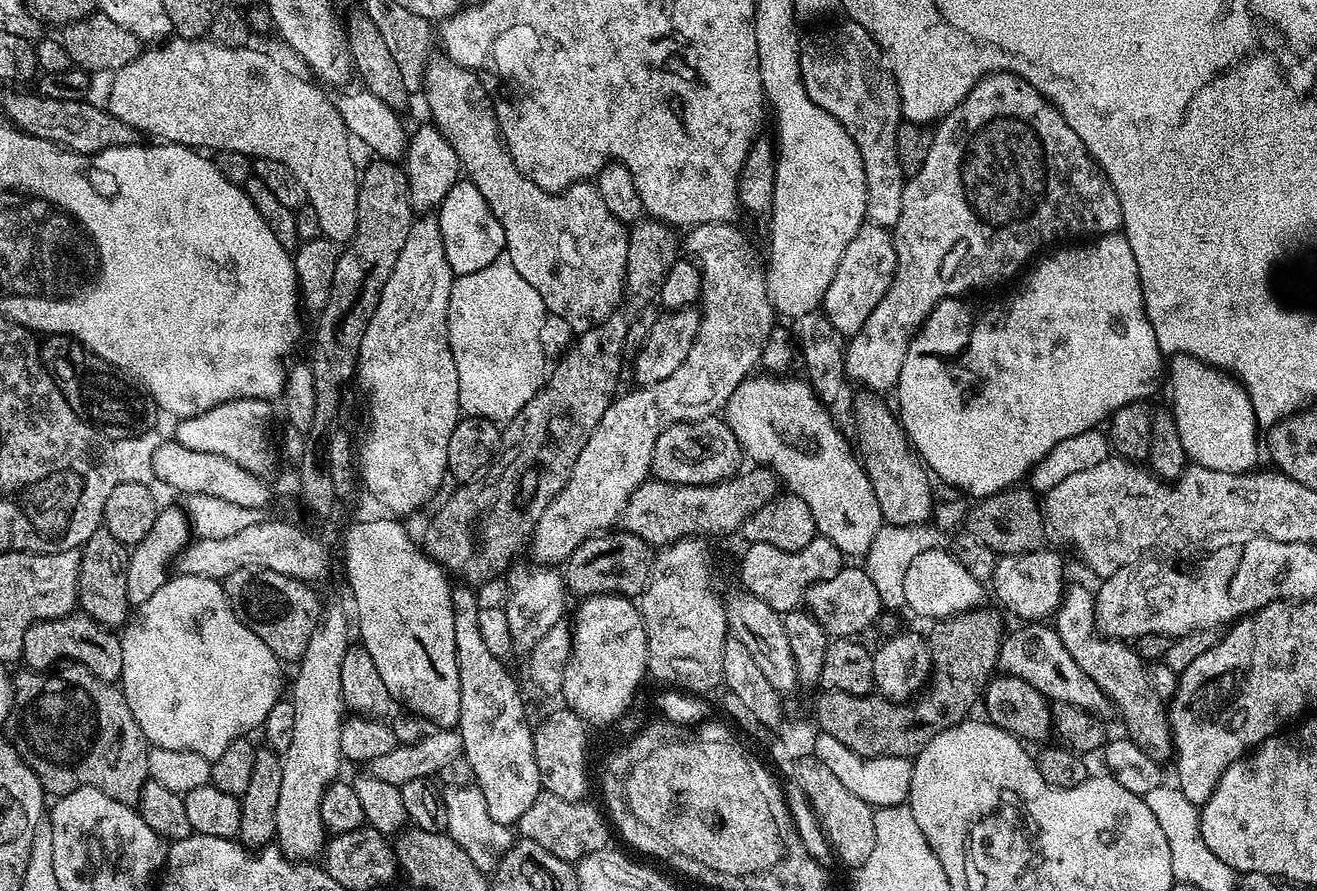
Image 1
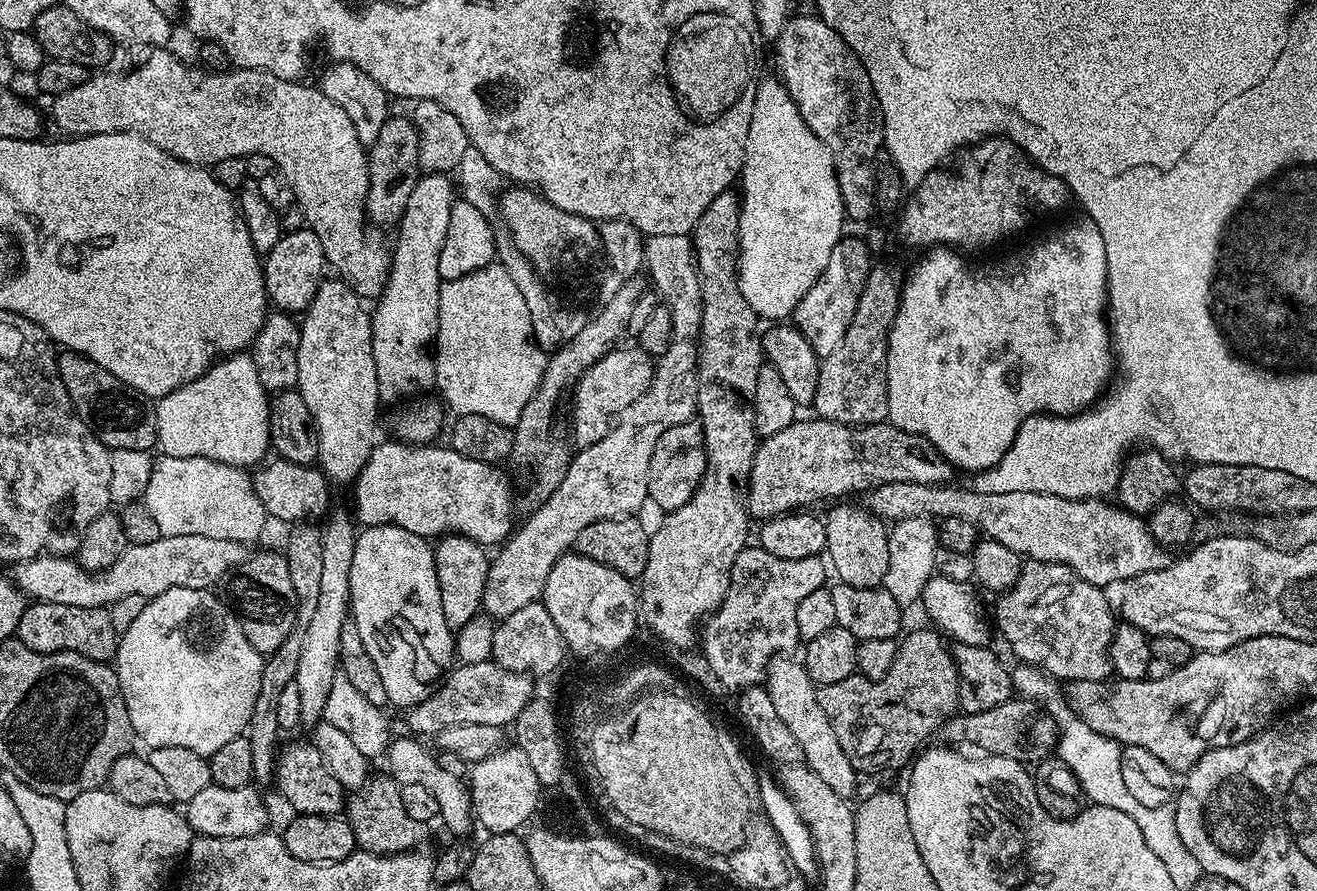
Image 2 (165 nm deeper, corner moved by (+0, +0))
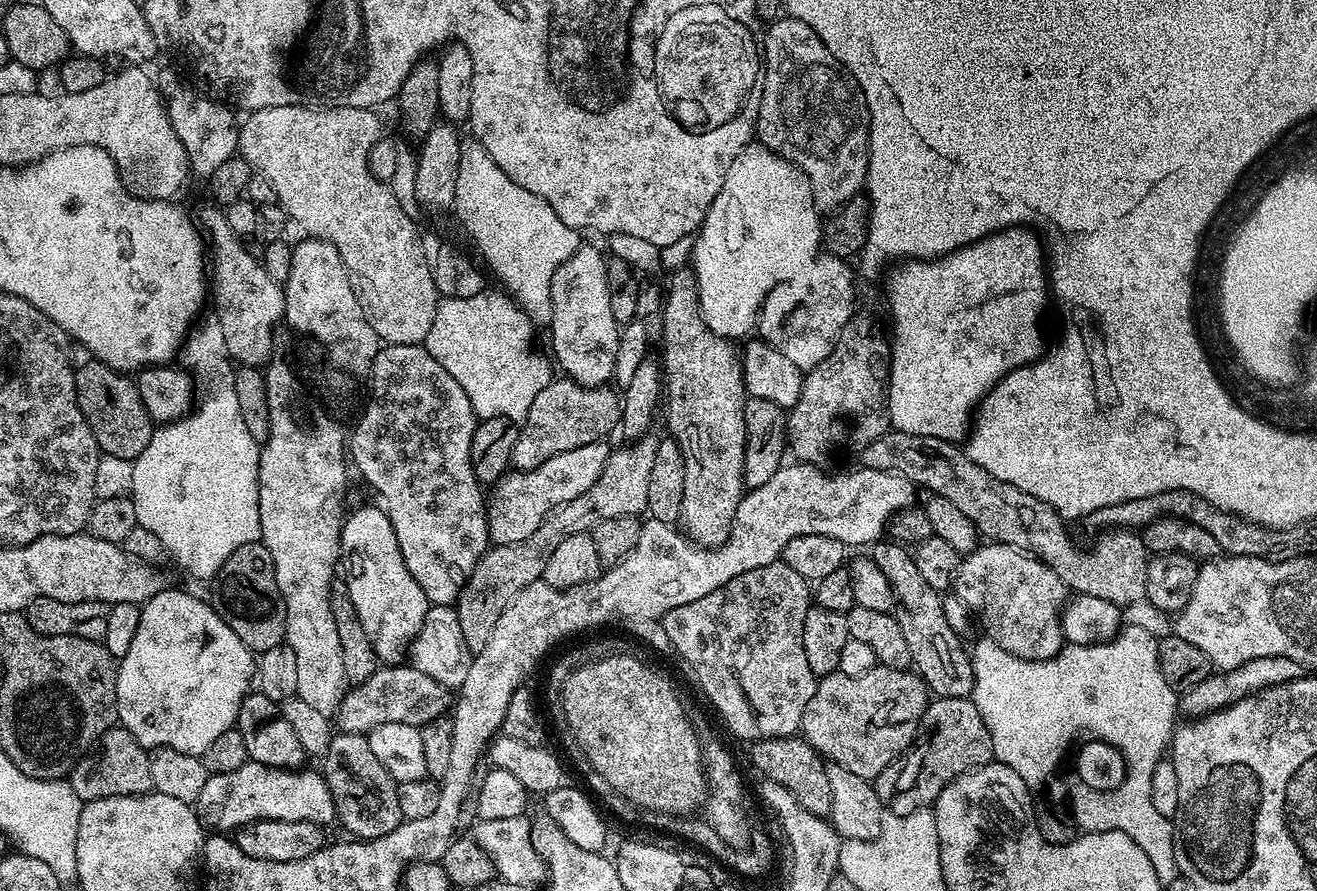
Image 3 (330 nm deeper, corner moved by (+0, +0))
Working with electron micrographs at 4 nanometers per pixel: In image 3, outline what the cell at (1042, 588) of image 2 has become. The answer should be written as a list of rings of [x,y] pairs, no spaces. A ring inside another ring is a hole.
[[[984,542],[961,559],[954,581],[954,595],[973,617],[980,619],[987,639],[1023,660],[1049,660],[1065,647],[1060,614],[1070,589],[1037,556],[1009,544]]]

